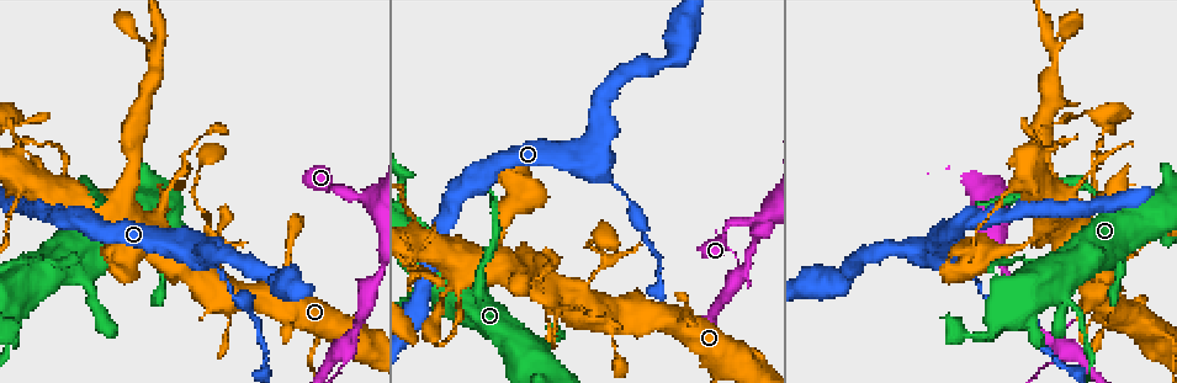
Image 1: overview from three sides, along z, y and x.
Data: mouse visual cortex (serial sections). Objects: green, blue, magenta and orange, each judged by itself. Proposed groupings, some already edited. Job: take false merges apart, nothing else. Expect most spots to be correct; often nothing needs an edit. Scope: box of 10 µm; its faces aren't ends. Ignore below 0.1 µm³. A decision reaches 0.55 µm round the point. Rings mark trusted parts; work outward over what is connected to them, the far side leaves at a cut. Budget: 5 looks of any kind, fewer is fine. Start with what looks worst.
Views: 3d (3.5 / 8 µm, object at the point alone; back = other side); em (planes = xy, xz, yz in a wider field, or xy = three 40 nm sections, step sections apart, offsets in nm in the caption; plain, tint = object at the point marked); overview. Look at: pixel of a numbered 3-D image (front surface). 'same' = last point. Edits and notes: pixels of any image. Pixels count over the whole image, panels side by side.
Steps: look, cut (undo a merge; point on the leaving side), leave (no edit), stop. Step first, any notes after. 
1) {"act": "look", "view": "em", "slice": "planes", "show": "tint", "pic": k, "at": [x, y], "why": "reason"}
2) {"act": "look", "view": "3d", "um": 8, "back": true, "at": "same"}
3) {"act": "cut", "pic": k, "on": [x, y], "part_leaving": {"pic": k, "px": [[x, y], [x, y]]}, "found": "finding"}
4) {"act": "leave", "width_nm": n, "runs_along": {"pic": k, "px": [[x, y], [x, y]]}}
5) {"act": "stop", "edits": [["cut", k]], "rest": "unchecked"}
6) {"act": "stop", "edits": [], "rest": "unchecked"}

{"act": "look", "view": "em", "slice": "xy", "step": 5, "show": "tint", "pic": 1, "at": [71, 262], "why": "abrupt turn"}

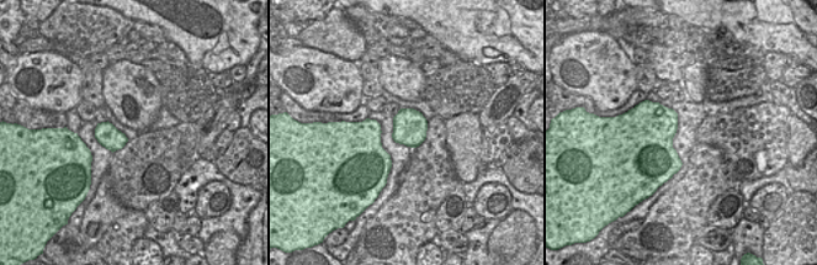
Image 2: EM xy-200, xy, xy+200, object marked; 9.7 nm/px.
{"act": "look", "view": "3d", "um": 3.5, "at": "same"}

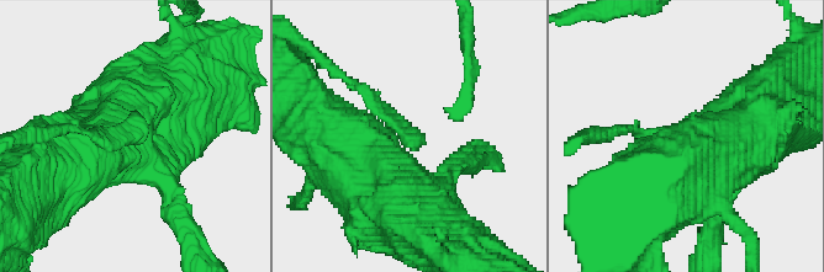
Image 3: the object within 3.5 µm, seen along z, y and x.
{"act": "leave", "runs_along": {"pic": 3, "px": [[746, 136], [680, 170], [642, 207]]}, "found": "continuous, no second cell"}

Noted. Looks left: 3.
{"act": "look", "view": "3d", "um": 3.5, "pic": 1, "at": [601, 170], "why": "sharp bend"}

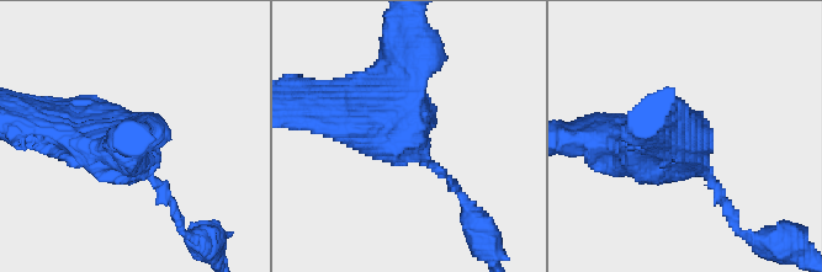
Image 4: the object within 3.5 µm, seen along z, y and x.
{"act": "look", "view": "em", "slice": "planes", "show": "tint", "pic": 4, "at": [407, 140], "why": "shape alone is not enough"}

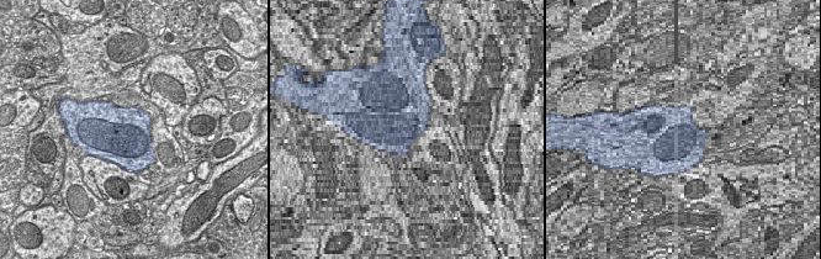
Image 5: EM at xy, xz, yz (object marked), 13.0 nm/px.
{"act": "look", "view": "em", "slice": "xy", "step": 1, "show": "tint", "at": "same", "why": "cut it another way"}

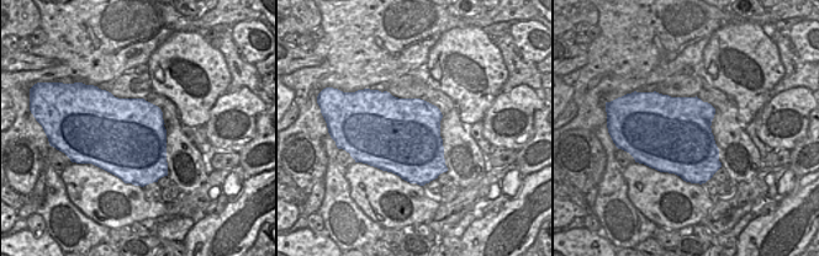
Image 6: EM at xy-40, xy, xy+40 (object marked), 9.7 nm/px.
{"act": "leave", "found": "one cell here"}

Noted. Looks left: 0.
{"act": "stop", "edits": [], "rest": "unchecked"}

